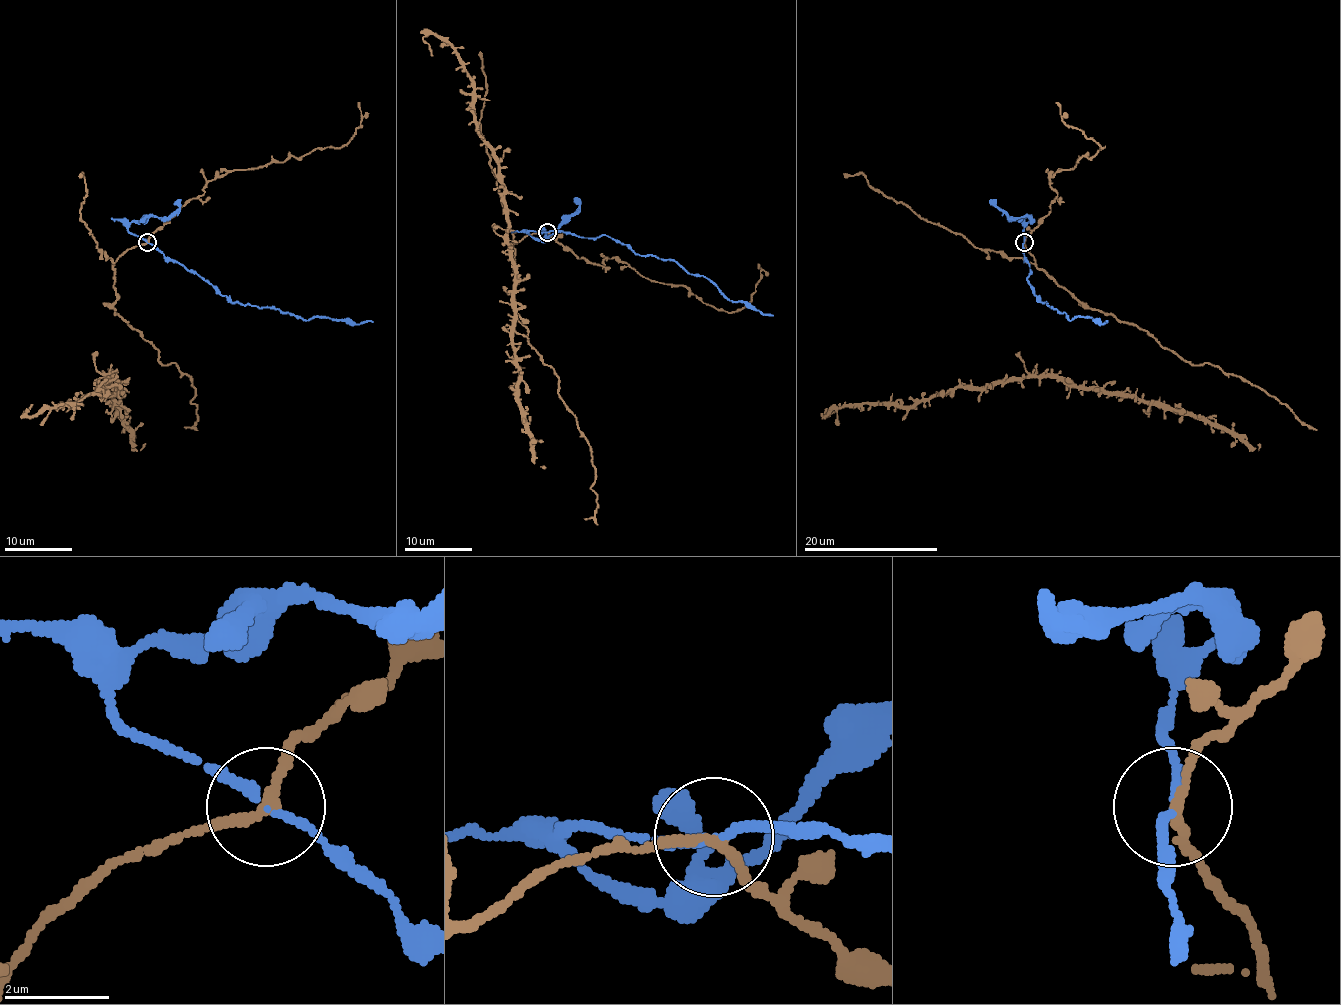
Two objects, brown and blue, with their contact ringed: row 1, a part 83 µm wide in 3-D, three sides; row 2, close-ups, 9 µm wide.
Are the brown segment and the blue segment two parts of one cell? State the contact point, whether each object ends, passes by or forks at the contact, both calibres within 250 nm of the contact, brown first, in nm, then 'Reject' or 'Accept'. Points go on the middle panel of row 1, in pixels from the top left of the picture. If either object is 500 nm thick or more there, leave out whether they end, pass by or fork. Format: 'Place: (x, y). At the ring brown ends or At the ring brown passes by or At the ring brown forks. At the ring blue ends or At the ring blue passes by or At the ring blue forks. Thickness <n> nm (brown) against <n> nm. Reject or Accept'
Place: (547, 232). At the ring brown passes by. At the ring blue passes by. Thickness 180 nm (brown) against 150 nm. Reject

